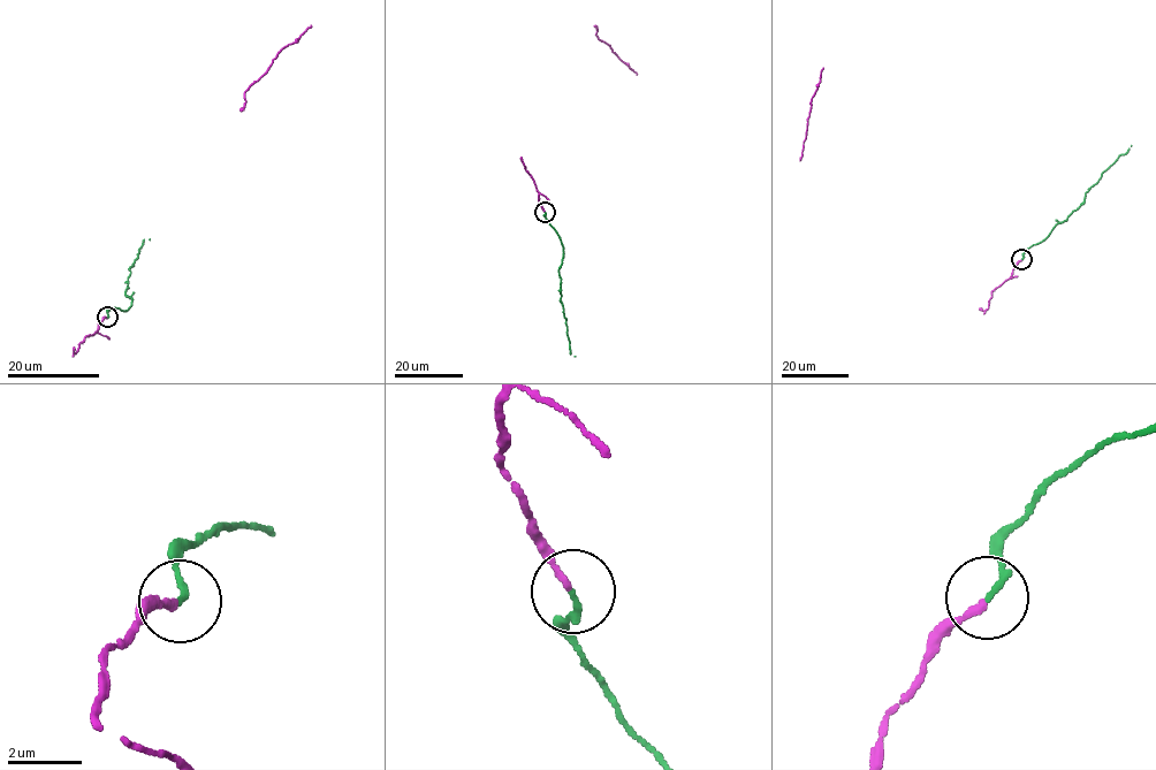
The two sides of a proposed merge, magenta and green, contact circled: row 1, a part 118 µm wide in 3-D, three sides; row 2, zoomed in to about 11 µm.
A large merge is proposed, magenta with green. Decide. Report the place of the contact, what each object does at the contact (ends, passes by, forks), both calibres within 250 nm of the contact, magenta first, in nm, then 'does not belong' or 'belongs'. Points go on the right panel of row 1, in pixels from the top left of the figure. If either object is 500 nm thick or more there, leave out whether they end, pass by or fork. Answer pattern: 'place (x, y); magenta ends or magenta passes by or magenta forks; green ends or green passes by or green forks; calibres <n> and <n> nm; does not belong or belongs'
place (1021, 259); magenta ends; green ends; calibres 170 and 170 nm; belongs

